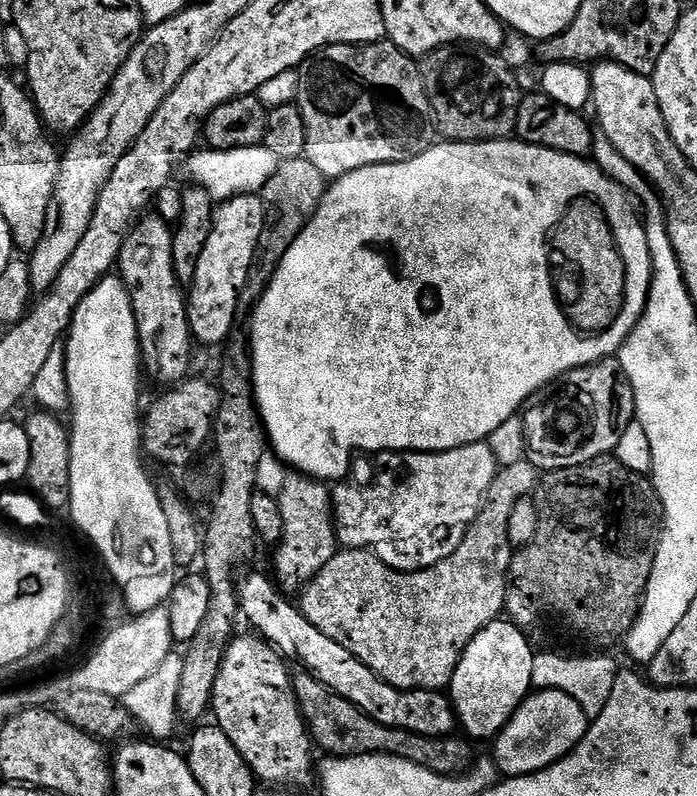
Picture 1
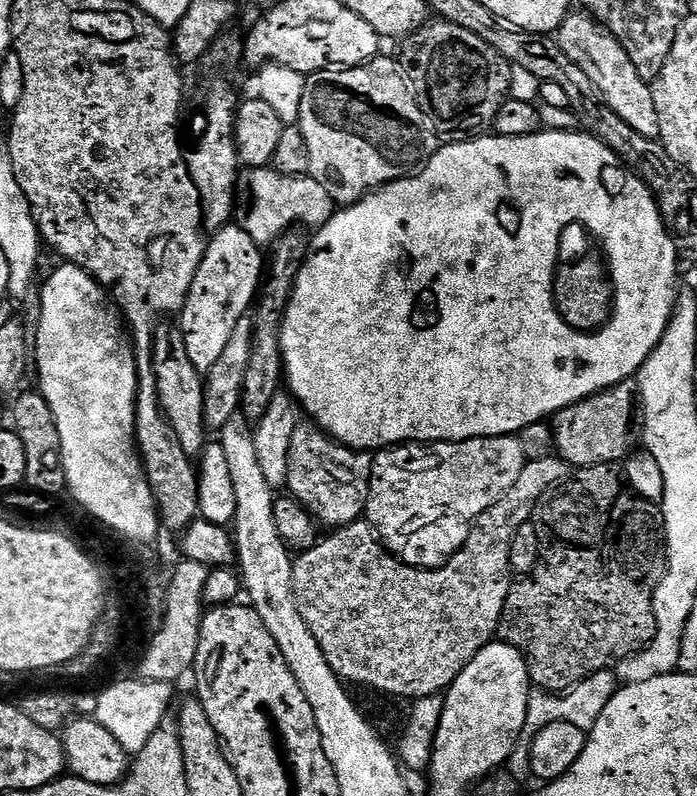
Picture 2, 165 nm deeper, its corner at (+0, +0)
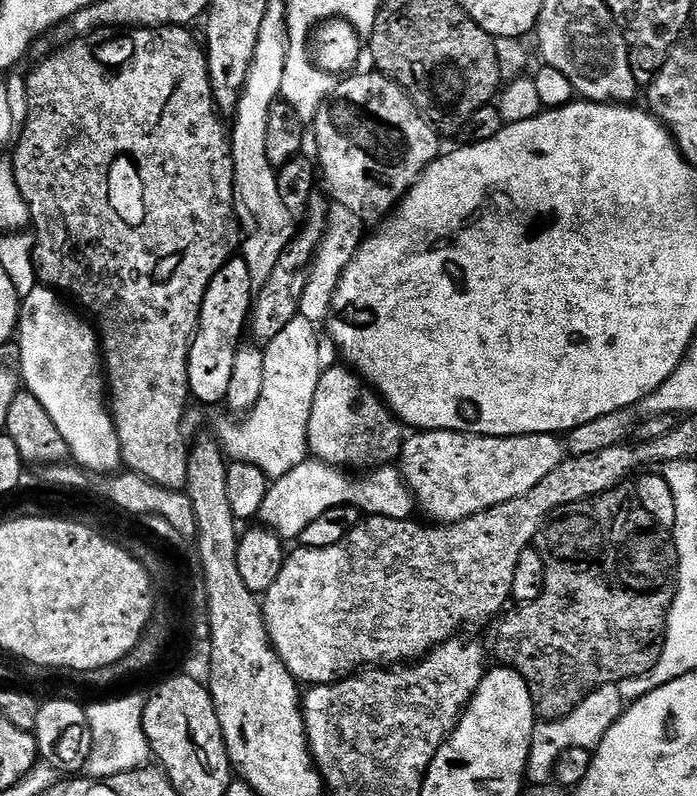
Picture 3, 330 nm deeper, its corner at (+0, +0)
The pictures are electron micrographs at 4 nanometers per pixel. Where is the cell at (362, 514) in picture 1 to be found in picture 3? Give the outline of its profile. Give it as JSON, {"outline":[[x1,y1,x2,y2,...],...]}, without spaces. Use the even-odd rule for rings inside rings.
{"outline":[[420,430,405,439,398,467,416,498,419,511,424,511,429,516,427,519,436,524,453,524,468,516,490,510,502,502,510,502,510,498,518,498,526,494,526,490,534,490,534,486,538,486,538,482,542,482,542,478,546,478,546,474,550,474,550,470,554,470,554,466,558,466,565,458,565,445,556,434,475,436,469,432]]}

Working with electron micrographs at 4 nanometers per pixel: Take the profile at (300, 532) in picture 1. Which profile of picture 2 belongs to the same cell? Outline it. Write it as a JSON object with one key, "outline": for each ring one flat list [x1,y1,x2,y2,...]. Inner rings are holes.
{"outline":[[300,422,290,438,286,488,292,499,311,513,325,529,344,528,365,515,373,463,371,451,348,448,332,439,317,424]]}

